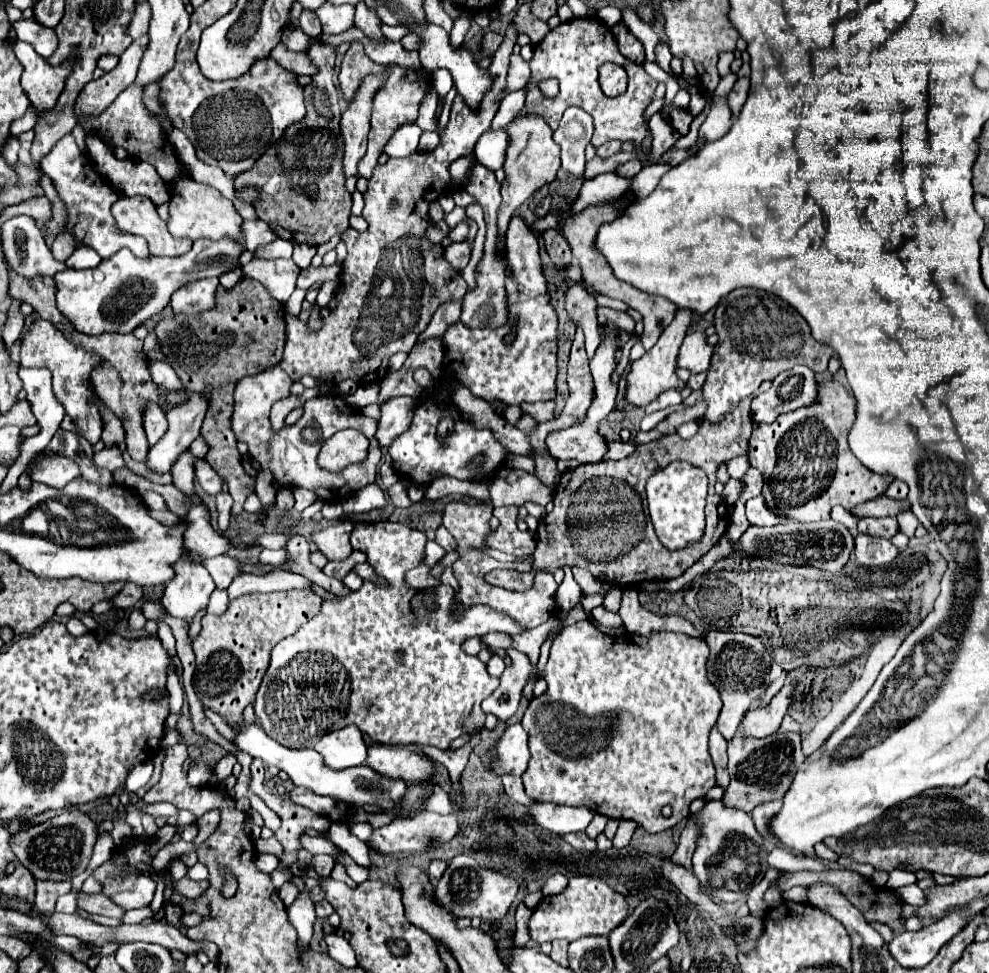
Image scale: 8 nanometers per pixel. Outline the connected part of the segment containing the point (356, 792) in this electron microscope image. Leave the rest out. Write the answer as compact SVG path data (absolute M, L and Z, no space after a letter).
M241 724L235 730L233 744L241 752L251 754L253 758L261 758L265 766L277 766L277 768L285 770L295 786L305 786L305 788L315 790L317 794L345 800L349 804L355 804L357 808L363 804L379 804L383 808L391 808L391 804L401 802L401 798L405 796L405 790L407 790L407 786L403 786L403 782L387 782L387 778L379 778L379 774L375 774L367 766L357 766L357 768L347 768L347 770L331 770L329 766L323 764L323 756L317 750L313 750L313 748L303 748L303 750L285 748L279 742L275 742L273 738L269 738L259 724L249 724L249 726Z

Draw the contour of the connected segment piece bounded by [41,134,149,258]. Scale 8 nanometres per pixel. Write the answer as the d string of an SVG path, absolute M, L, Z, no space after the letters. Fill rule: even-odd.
M65 134L47 154L47 158L43 158L41 170L51 178L53 186L59 192L59 198L67 208L67 222L63 226L63 232L69 232L79 246L93 248L101 258L109 258L121 248L129 248L139 258L149 256L147 242L141 236L133 236L117 228L111 216L111 206L119 200L119 194L111 188L107 178L99 176L99 172L91 166L89 158L83 156L71 134Z

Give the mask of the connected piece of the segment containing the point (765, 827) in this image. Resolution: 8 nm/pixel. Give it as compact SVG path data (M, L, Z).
M767 802L767 804L763 804L763 806L757 806L757 808L751 812L751 816L753 816L755 826L757 826L757 830L761 832L761 836L765 836L769 842L785 848L785 846L769 832L769 822L771 822L771 818L781 810L781 806L783 806L783 802Z

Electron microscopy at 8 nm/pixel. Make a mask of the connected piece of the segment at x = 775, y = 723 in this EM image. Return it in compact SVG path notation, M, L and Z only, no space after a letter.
M785 684L781 688L781 692L759 712L749 710L739 726L739 730L747 736L755 736L755 738L767 738L773 736L779 726L783 716L787 714L787 708L791 704L791 692L793 692L793 684Z

